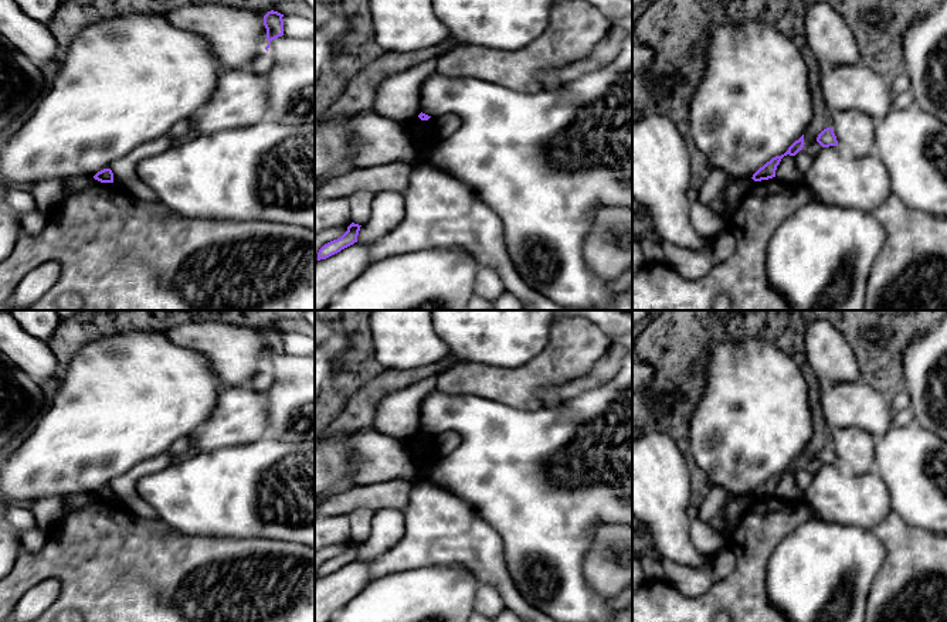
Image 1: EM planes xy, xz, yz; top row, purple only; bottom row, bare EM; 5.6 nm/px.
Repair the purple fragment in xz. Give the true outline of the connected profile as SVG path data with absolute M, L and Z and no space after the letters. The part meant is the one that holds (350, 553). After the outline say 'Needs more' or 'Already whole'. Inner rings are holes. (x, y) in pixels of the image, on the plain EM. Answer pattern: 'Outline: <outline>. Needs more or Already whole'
Outline: M352 540L347 544L347 548L340 555L325 561L318 570L318 578L326 577L326 575L340 570L342 567L353 562L354 560L357 560L357 553L359 553L360 544L362 543Z. Already whole

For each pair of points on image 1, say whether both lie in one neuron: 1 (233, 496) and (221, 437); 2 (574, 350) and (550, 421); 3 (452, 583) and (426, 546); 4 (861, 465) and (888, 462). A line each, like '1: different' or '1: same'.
1: different
2: different
3: different
4: different

